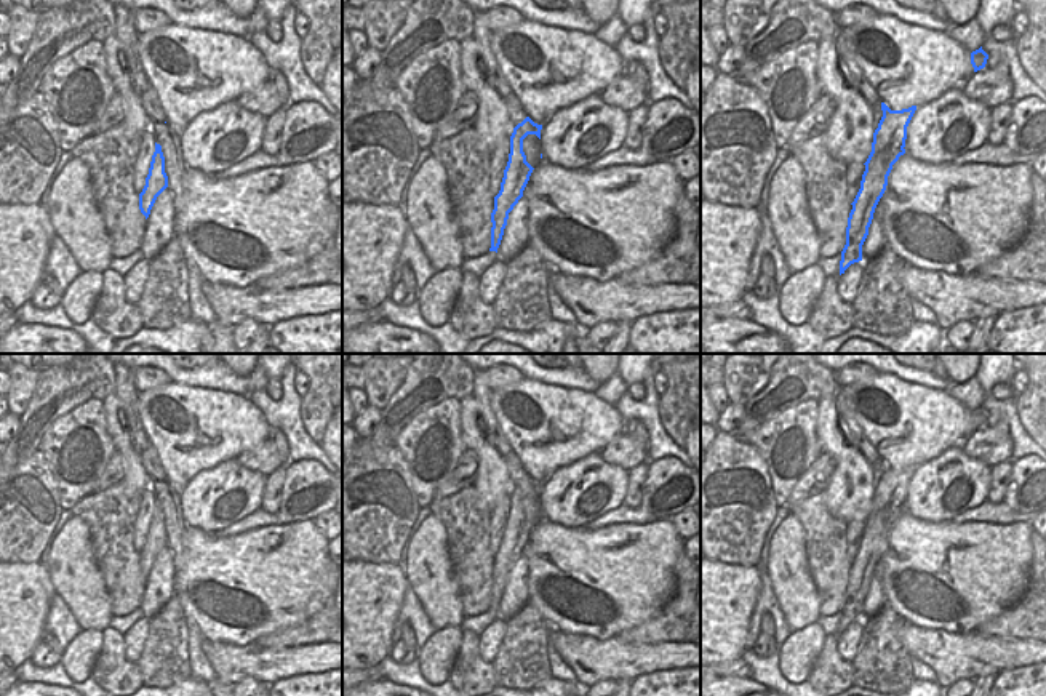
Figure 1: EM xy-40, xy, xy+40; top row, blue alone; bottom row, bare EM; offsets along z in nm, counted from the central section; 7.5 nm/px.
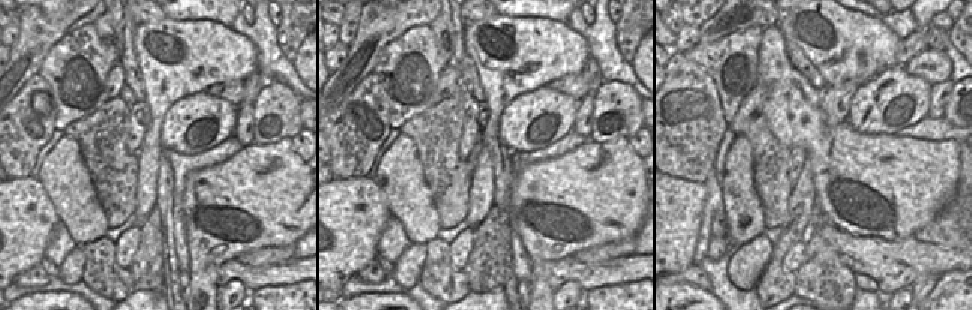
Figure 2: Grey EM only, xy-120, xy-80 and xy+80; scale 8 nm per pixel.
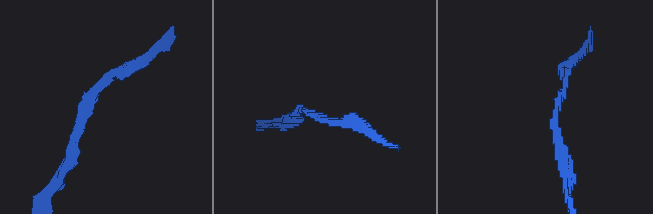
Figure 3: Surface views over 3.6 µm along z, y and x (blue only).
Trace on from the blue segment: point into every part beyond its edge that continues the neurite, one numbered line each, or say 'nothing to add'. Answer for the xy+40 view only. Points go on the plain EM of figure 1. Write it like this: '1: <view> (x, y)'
nothing to add

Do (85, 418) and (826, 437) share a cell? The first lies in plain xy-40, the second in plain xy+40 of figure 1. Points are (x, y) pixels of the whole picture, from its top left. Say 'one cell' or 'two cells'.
two cells

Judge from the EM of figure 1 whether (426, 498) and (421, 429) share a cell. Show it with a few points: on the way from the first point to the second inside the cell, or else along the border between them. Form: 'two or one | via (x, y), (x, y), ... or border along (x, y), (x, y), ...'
one | via (421, 480), (415, 472), (418, 468), (418, 447)

